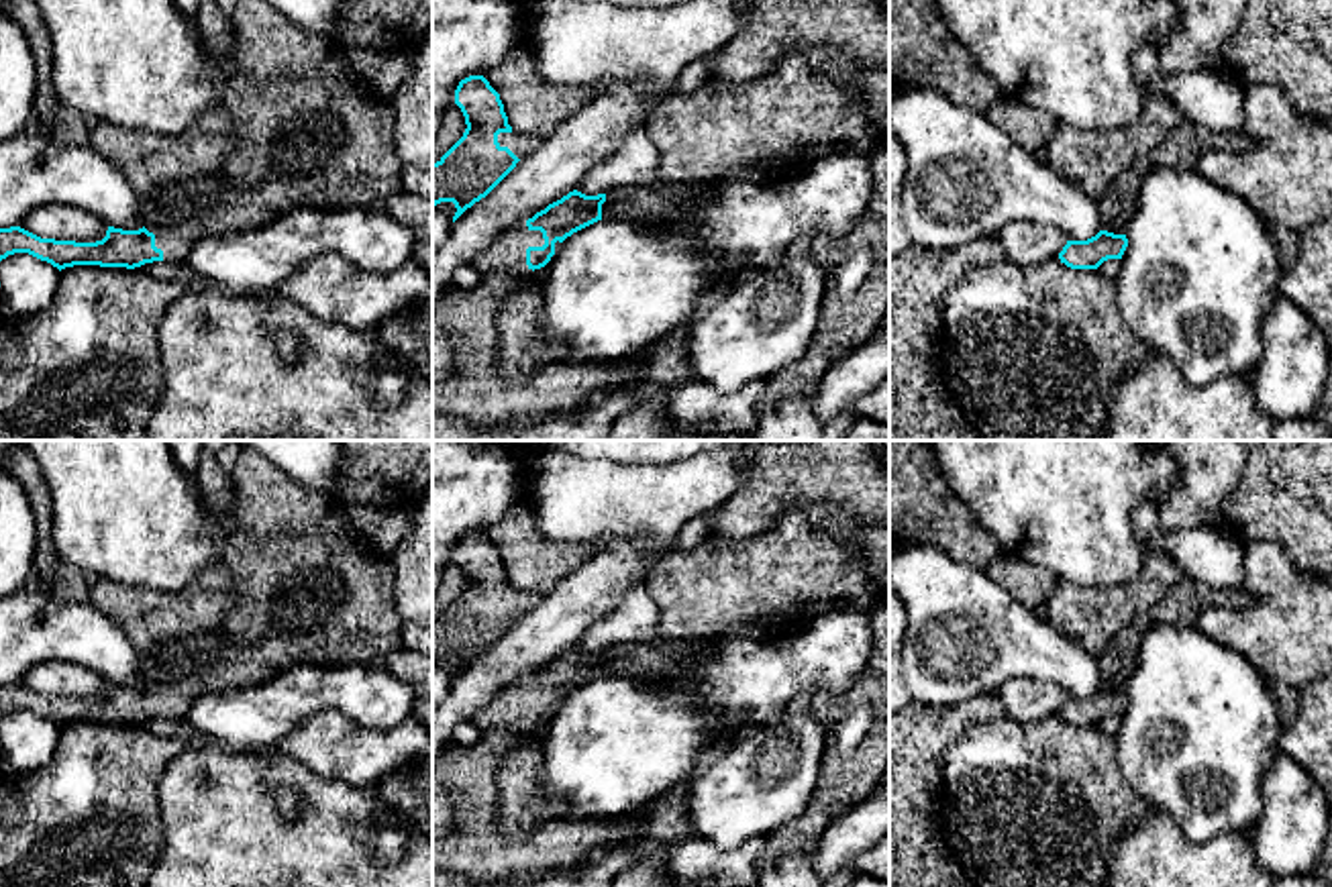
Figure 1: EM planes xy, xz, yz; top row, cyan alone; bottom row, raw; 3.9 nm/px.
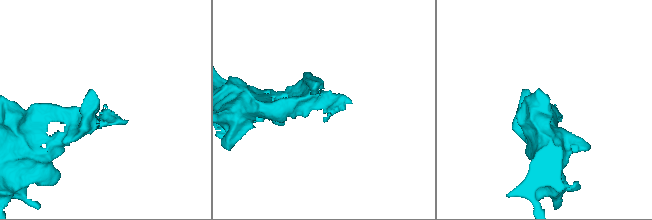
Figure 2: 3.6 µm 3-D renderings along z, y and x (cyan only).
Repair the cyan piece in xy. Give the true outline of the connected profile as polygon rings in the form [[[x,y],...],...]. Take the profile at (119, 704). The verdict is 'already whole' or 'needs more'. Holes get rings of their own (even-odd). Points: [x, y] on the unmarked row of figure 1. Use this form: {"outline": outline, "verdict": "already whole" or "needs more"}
{"outline": [[[243,447],[233,469],[237,502],[220,563],[233,575],[235,604],[214,632],[165,642],[145,657],[145,683],[108,683],[96,699],[41,695],[20,683],[0,685],[0,718],[29,710],[59,728],[73,722],[180,722],[192,701],[210,691],[261,685],[304,663],[379,665],[402,648],[404,620],[394,604],[394,563],[359,534],[341,502],[298,485],[261,453]]], "verdict": "needs more"}

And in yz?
{"outline": [[[1181,577],[1150,610],[1134,616],[1108,644],[1102,659],[1099,689],[1087,697],[1067,697],[1059,710],[1071,726],[1097,726],[1108,716],[1122,716],[1126,685],[1136,669],[1140,644],[1148,630],[1163,624],[1193,626],[1208,608],[1242,608],[1250,597],[1242,591],[1220,591]]], "verdict": "needs more"}

